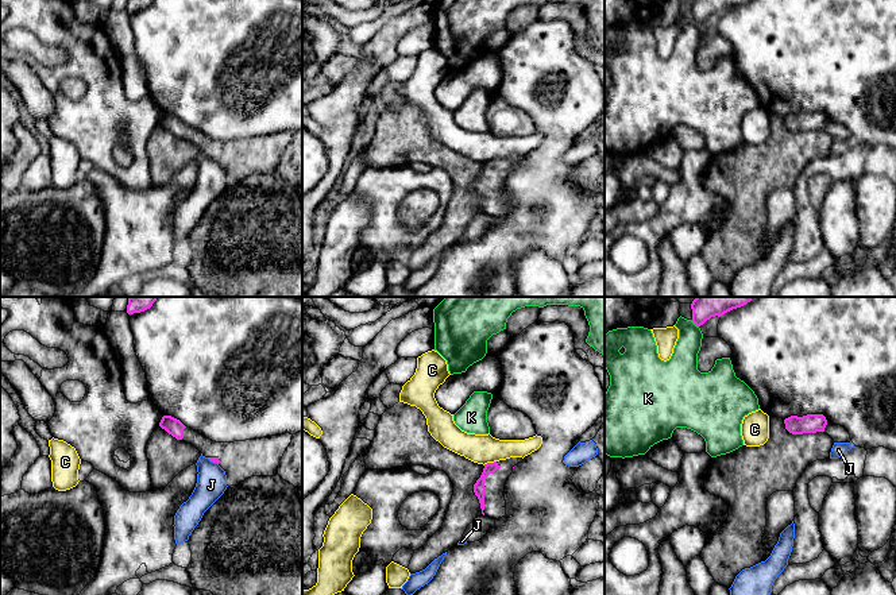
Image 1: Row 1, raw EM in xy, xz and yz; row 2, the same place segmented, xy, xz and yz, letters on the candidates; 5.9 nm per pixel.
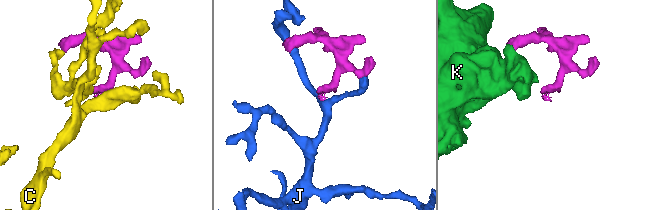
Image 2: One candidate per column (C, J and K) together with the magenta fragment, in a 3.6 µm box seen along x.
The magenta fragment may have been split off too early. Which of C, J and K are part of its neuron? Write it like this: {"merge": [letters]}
{"merge": []}

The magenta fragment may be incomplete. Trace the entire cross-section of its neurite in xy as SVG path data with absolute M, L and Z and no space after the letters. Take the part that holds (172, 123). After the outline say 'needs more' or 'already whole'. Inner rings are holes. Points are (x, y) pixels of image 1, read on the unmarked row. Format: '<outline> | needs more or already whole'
M163 113L159 124L217 161L225 169L228 185L237 183L251 174L275 174L279 159L293 136L293 132L285 131L256 138L216 140L171 113Z | needs more

